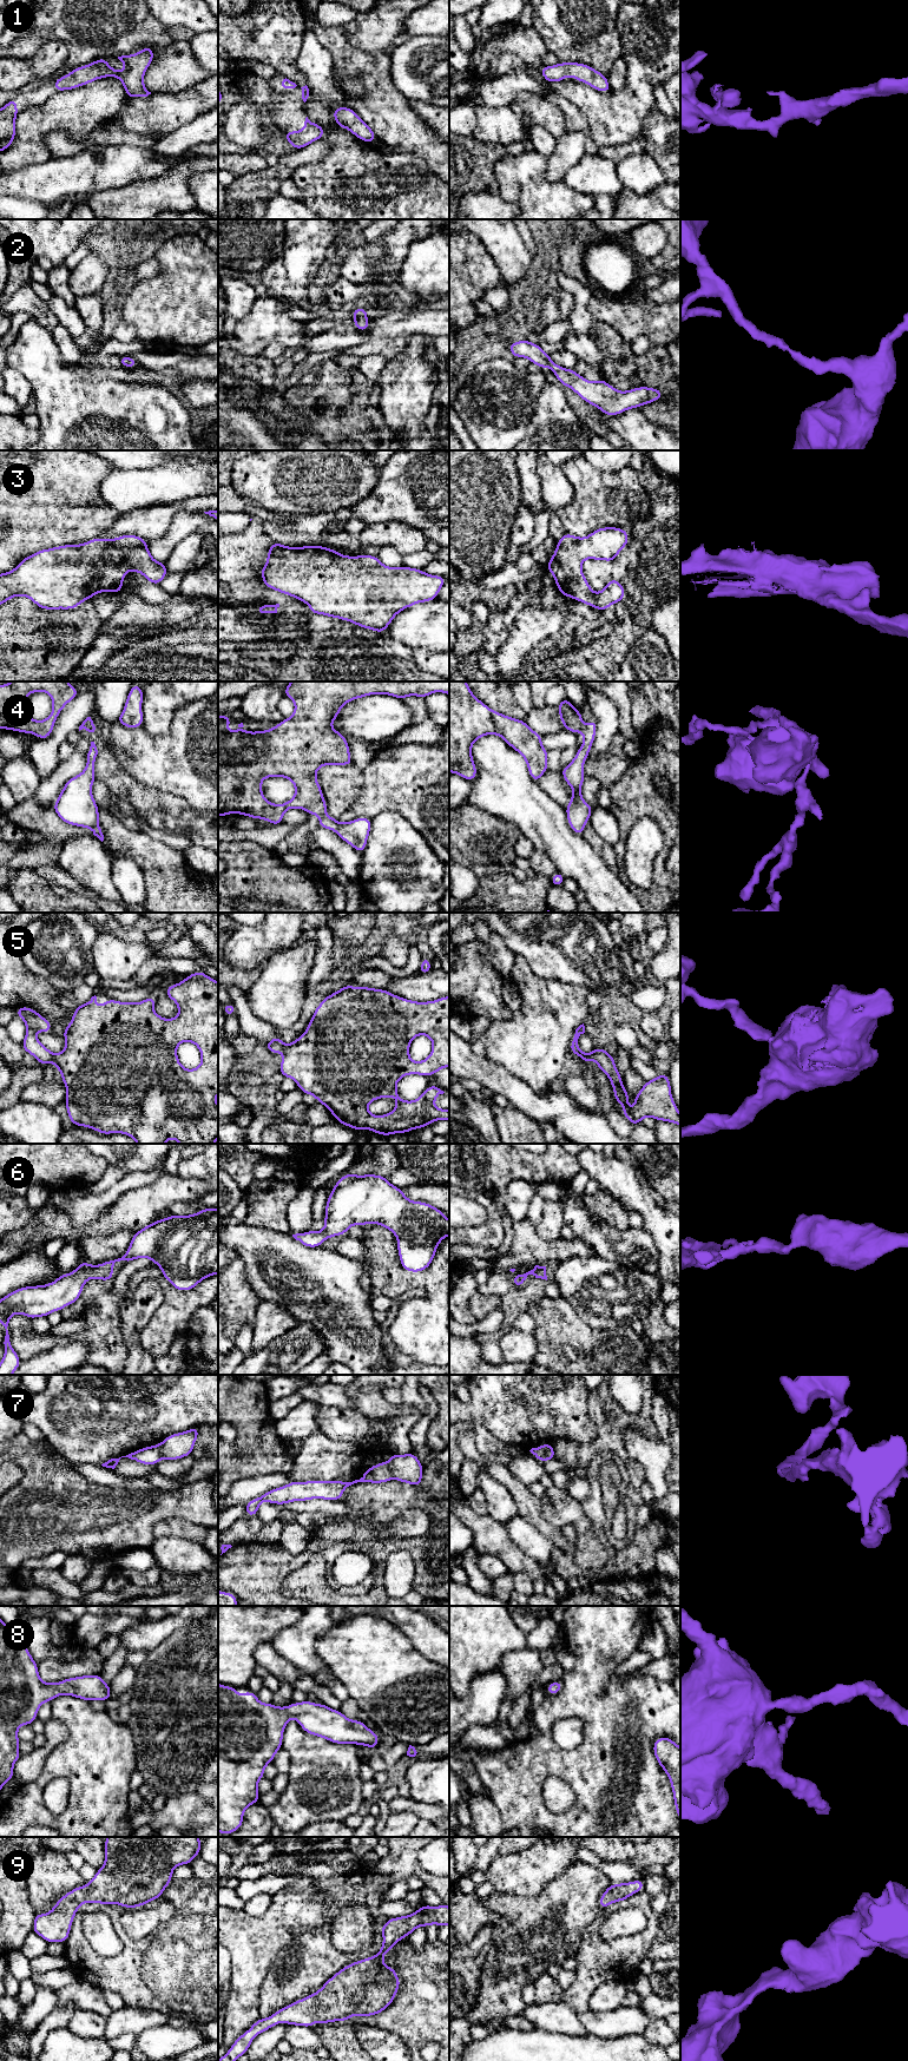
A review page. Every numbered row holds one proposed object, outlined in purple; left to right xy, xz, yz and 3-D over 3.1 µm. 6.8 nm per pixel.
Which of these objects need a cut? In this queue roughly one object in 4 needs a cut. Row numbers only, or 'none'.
4, 5, 7

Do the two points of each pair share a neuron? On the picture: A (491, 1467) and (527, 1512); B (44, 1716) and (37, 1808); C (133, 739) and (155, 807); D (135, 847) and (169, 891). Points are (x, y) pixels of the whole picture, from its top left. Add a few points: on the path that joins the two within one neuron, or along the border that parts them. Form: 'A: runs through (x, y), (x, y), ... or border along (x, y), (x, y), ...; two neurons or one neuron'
A: runs through (502, 1474), (520, 1492), (525, 1500); one neuron
B: border along (51, 1701), (52, 1717); two neurons
C: border along (124, 770), (142, 783), (170, 791), (173, 795); two neurons
D: runs through (147, 853), (169, 871), (169, 878); one neuron

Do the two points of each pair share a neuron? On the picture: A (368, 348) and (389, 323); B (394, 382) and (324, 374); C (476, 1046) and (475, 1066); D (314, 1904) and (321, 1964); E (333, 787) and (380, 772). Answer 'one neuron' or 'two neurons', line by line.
A: two neurons
B: two neurons
C: two neurons
D: two neurons
E: two neurons

